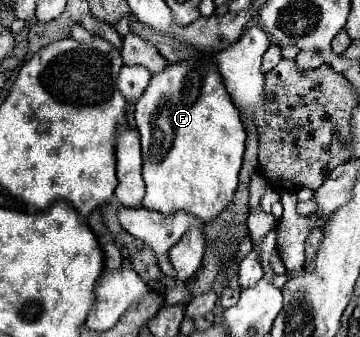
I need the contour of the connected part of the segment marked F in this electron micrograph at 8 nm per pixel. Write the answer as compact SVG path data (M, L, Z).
M213 58L169 64L163 72L151 78L147 90L135 106L135 124L141 136L143 150L143 206L147 210L155 210L161 214L173 214L177 210L183 210L203 222L209 222L229 206L237 188L237 176L241 170L247 138L239 112L229 98L231 96L223 86L221 74Z

